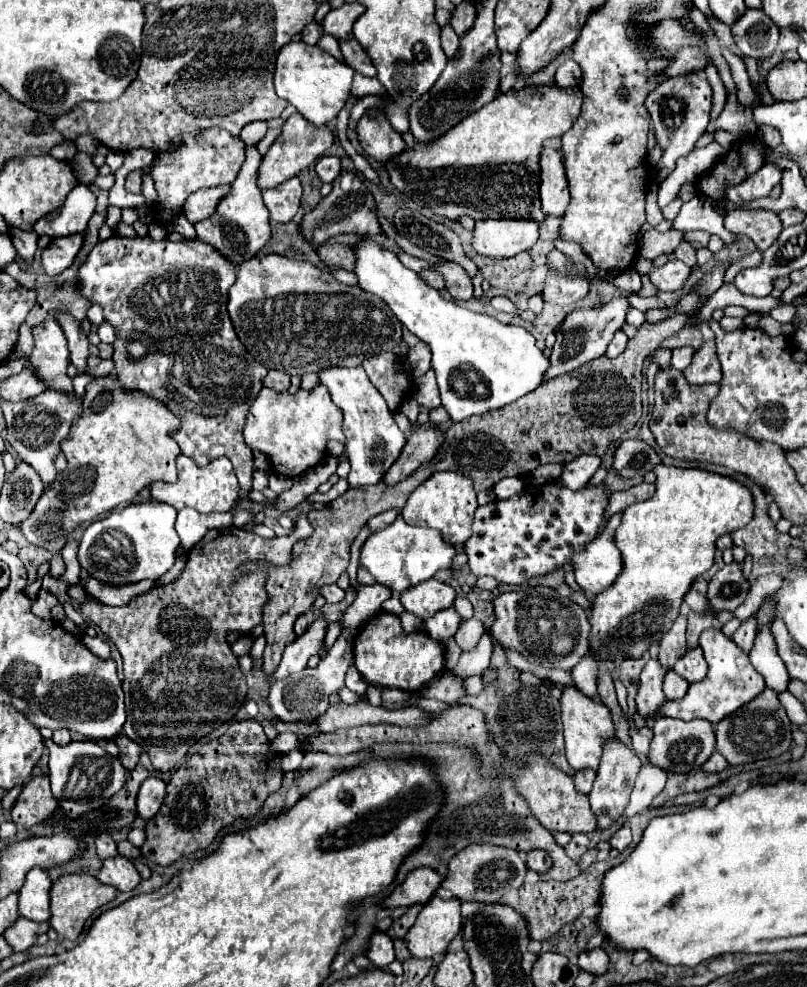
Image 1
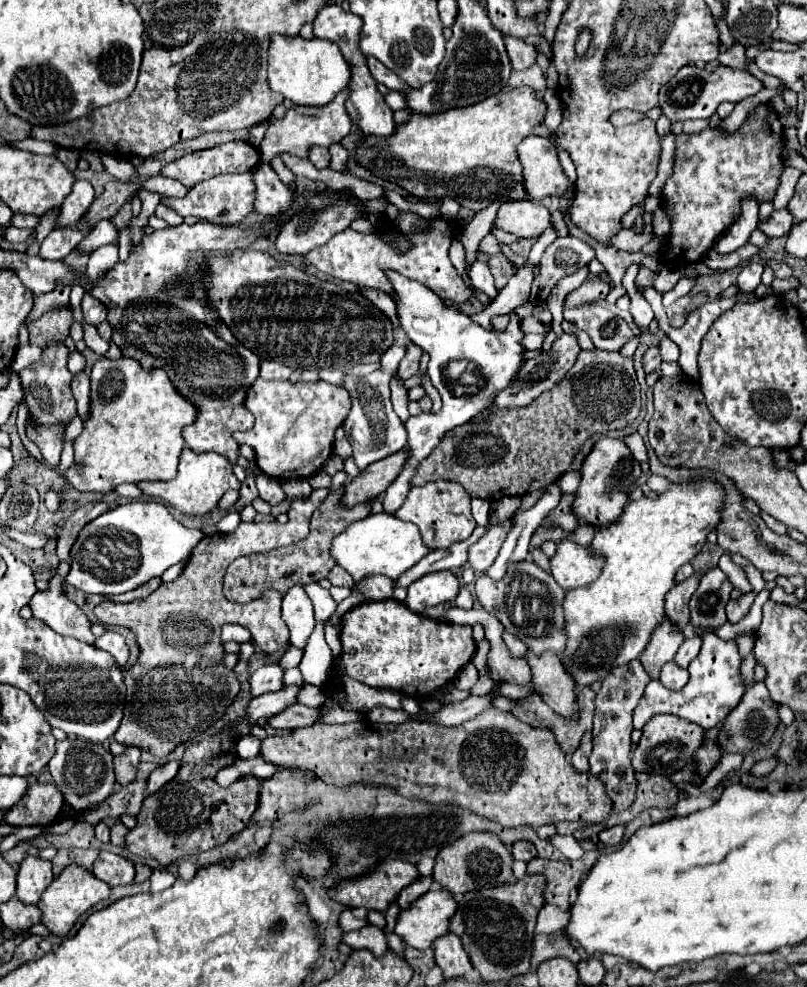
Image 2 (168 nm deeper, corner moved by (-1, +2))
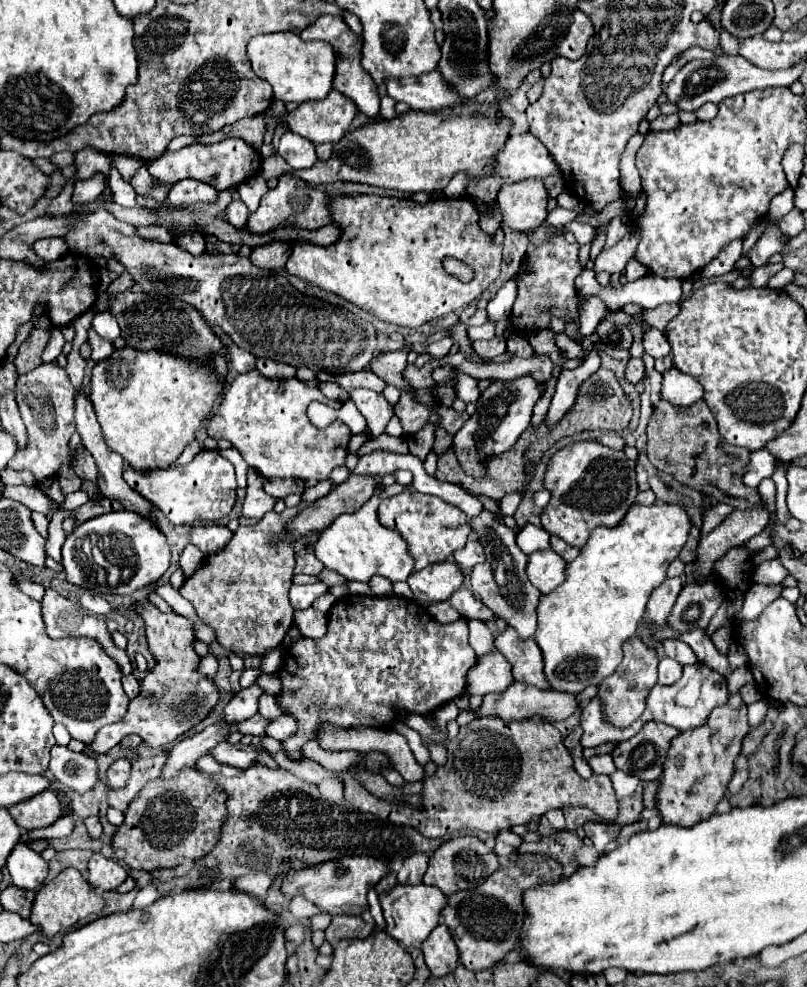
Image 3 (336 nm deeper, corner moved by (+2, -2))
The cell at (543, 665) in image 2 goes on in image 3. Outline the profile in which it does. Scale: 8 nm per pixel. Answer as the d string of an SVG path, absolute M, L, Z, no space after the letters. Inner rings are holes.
M506 628L494 640L496 650L512 664L512 676L516 682L532 684L538 688L550 688L544 676L544 660L538 644L534 640L522 640L514 628Z

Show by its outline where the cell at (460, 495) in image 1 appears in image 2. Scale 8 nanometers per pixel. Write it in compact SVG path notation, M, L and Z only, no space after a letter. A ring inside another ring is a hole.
M445 480L429 482L425 486L413 486L401 508L395 512L395 516L417 524L423 536L423 544L429 550L447 548L455 542L461 542L469 538L477 526L471 516L471 496L465 492L465 488L461 488L461 484Z

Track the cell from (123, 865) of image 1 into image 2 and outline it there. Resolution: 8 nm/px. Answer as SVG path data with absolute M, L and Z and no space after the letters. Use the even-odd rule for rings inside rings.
M101 852L97 862L93 864L93 874L109 886L131 884L135 876L135 866L123 856L117 856L113 852Z

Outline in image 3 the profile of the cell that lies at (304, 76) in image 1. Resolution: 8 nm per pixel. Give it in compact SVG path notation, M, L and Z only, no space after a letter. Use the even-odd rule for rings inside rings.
M294 32L260 34L254 36L254 40L250 40L248 58L252 62L252 70L272 86L276 100L302 104L308 100L322 100L332 90L332 80L336 72L336 54L332 46L322 40L304 42Z

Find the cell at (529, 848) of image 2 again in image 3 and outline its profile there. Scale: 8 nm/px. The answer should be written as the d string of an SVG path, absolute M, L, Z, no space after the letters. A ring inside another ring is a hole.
M500 832L500 834L496 836L496 850L494 850L494 852L496 852L500 858L508 858L510 854L518 852L520 844L522 844L522 838L520 838L520 836L510 834L510 832Z

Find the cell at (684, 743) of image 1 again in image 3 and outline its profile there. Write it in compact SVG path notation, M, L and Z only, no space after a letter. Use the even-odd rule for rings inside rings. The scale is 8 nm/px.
M646 722L642 732L626 742L620 742L620 746L612 752L616 768L640 778L642 782L658 780L664 772L670 742L678 734L680 730L668 724Z

